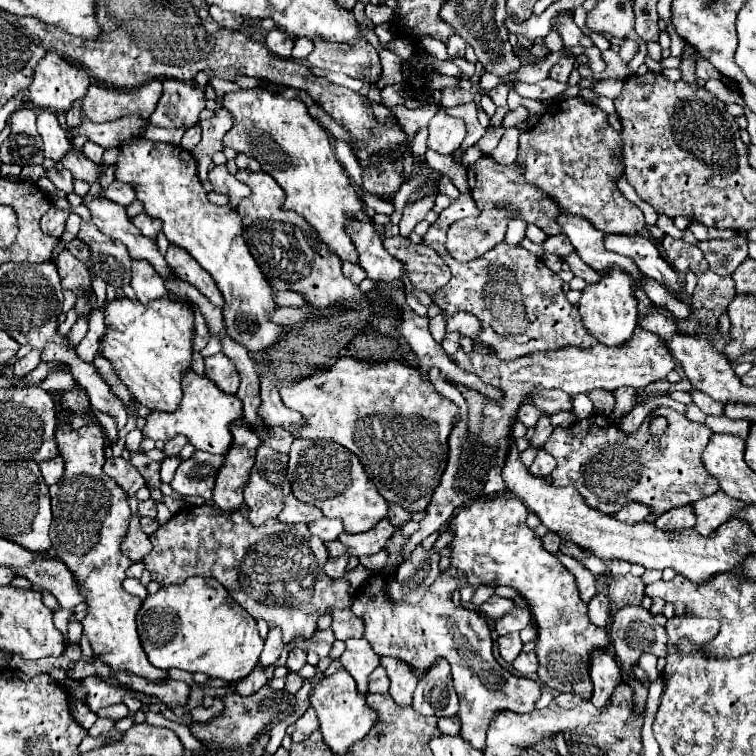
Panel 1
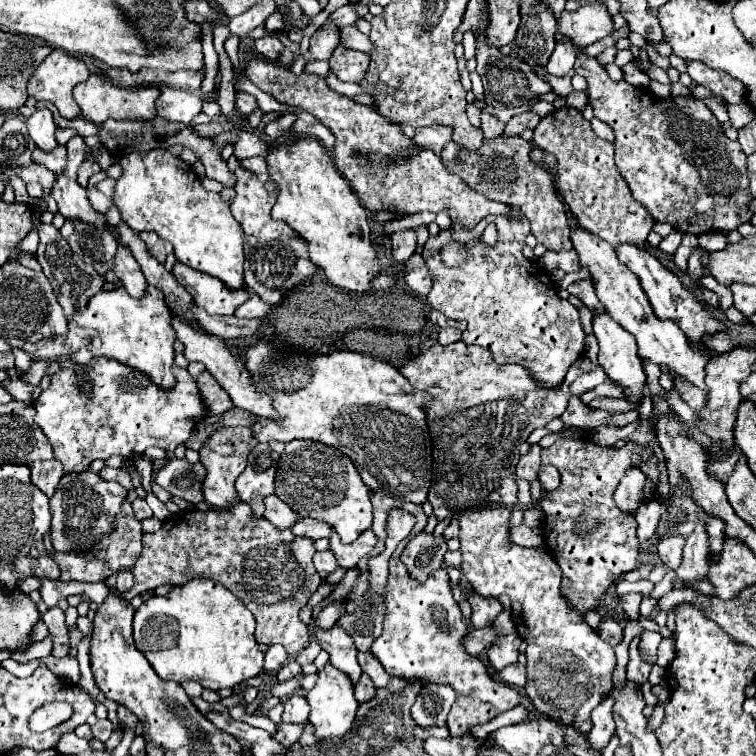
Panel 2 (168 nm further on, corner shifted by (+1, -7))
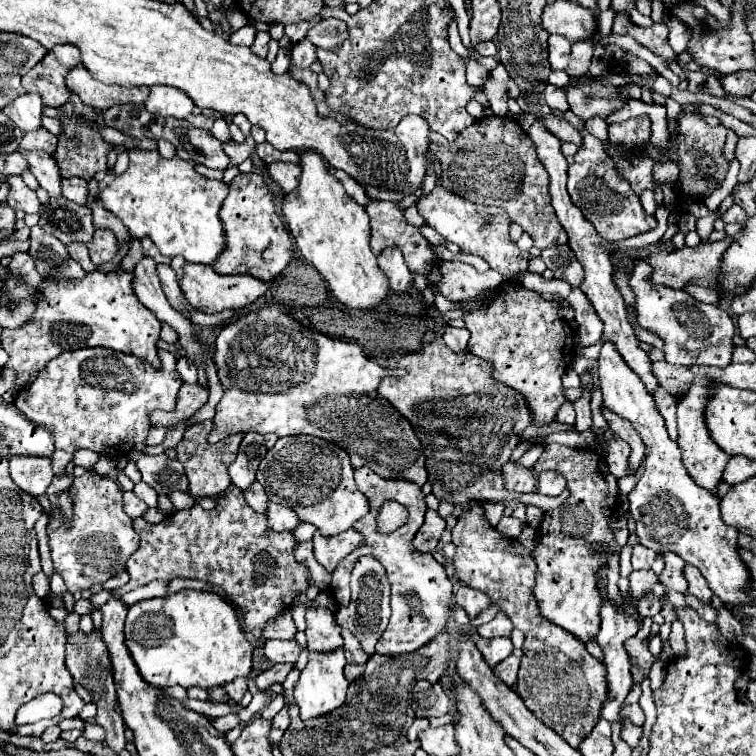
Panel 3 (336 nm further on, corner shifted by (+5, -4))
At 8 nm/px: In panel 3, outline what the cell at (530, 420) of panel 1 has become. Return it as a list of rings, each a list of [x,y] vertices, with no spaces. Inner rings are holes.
[[[565,401],[565,405],[561,405],[561,409],[557,411],[557,421],[559,423],[569,423],[569,425],[575,423],[575,411],[573,411],[571,401]]]

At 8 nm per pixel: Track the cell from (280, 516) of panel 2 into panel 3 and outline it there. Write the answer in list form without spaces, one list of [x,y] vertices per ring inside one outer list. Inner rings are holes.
[[[253,481],[253,485],[243,491],[243,497],[245,497],[247,505],[249,505],[253,511],[265,513],[265,501],[269,501],[269,499],[265,497],[265,491],[263,491],[263,487],[261,487],[259,481]]]

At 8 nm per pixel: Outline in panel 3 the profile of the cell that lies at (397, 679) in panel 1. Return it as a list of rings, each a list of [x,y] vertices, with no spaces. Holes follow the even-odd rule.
[[[341,629],[341,637],[343,637],[343,651],[345,651],[345,657],[347,657],[347,663],[359,663],[359,665],[363,665],[367,659],[369,659],[369,655],[361,649],[361,645],[359,645],[359,641],[355,639],[355,635],[349,631],[349,629]]]

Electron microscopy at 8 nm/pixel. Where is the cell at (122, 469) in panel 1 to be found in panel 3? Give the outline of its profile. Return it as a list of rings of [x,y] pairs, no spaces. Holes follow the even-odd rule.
[[[87,449],[75,451],[73,463],[75,465],[81,465],[81,467],[87,467],[87,469],[93,469],[93,465],[97,463],[97,453],[95,451],[87,451]]]

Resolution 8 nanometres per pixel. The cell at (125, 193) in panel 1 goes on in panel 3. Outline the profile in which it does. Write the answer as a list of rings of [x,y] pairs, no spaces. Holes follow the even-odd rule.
[[[63,177],[61,179],[61,193],[65,199],[73,201],[73,203],[85,203],[87,197],[87,181],[83,181],[81,177]]]

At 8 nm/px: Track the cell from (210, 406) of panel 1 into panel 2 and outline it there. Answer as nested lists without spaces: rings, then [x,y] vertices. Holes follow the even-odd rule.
[[[109,358],[93,360],[87,372],[75,368],[57,370],[49,388],[43,390],[35,402],[35,420],[49,438],[55,458],[63,464],[65,474],[85,470],[97,458],[107,460],[113,454],[131,458],[143,454],[149,446],[171,452],[183,444],[193,428],[209,416],[209,406],[199,394],[197,380],[187,370],[173,366],[173,372],[177,376],[175,388],[163,390],[149,382],[141,372]],[[79,374],[85,374],[91,380],[93,390],[81,388],[77,380]]]

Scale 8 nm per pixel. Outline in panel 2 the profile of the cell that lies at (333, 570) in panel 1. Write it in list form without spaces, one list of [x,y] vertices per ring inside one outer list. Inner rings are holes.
[[[331,550],[315,552],[315,556],[313,556],[313,566],[315,566],[315,570],[319,572],[321,578],[327,578],[331,572],[337,570],[337,558],[333,556]]]

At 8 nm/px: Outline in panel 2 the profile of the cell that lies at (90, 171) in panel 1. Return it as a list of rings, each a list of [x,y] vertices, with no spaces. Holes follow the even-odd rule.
[[[59,146],[55,152],[41,152],[39,148],[35,148],[33,150],[33,160],[37,164],[43,164],[45,168],[49,168],[51,172],[59,174],[67,166],[67,150],[65,150],[65,146]]]

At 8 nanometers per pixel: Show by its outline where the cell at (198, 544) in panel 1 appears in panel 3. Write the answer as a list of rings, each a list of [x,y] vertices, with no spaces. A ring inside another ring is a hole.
[[[235,485],[217,497],[217,505],[211,511],[193,505],[191,509],[171,513],[165,521],[155,525],[137,517],[133,519],[133,529],[139,535],[139,549],[127,561],[131,579],[125,587],[113,591],[115,597],[155,579],[201,579],[227,591],[241,607],[247,629],[255,631],[291,607],[293,599],[309,587],[305,569],[293,561],[293,545],[297,543],[293,533],[275,533],[269,529],[265,517],[245,505],[241,489]]]

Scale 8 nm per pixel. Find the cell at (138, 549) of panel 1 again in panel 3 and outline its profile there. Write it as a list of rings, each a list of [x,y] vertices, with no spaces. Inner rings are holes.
[[[75,467],[73,485],[69,487],[73,497],[73,517],[63,519],[57,503],[57,495],[51,495],[55,505],[53,519],[47,525],[51,543],[51,557],[55,571],[65,579],[67,589],[91,589],[95,583],[105,583],[109,577],[125,571],[125,563],[133,551],[137,551],[139,537],[131,527],[131,519],[123,511],[121,489],[111,477],[97,475],[93,469]]]

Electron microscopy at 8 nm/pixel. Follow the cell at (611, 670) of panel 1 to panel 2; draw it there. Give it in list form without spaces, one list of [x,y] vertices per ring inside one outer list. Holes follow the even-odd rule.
[[[607,696],[593,712],[591,712],[593,728],[587,734],[587,740],[591,748],[603,750],[609,742],[609,738],[615,732],[615,720],[613,720],[613,696]]]

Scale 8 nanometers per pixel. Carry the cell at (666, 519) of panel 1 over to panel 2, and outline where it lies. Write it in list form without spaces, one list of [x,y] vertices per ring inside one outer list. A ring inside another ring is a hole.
[[[661,536],[657,542],[657,554],[671,570],[679,568],[683,560],[683,548],[685,548],[683,536]]]

